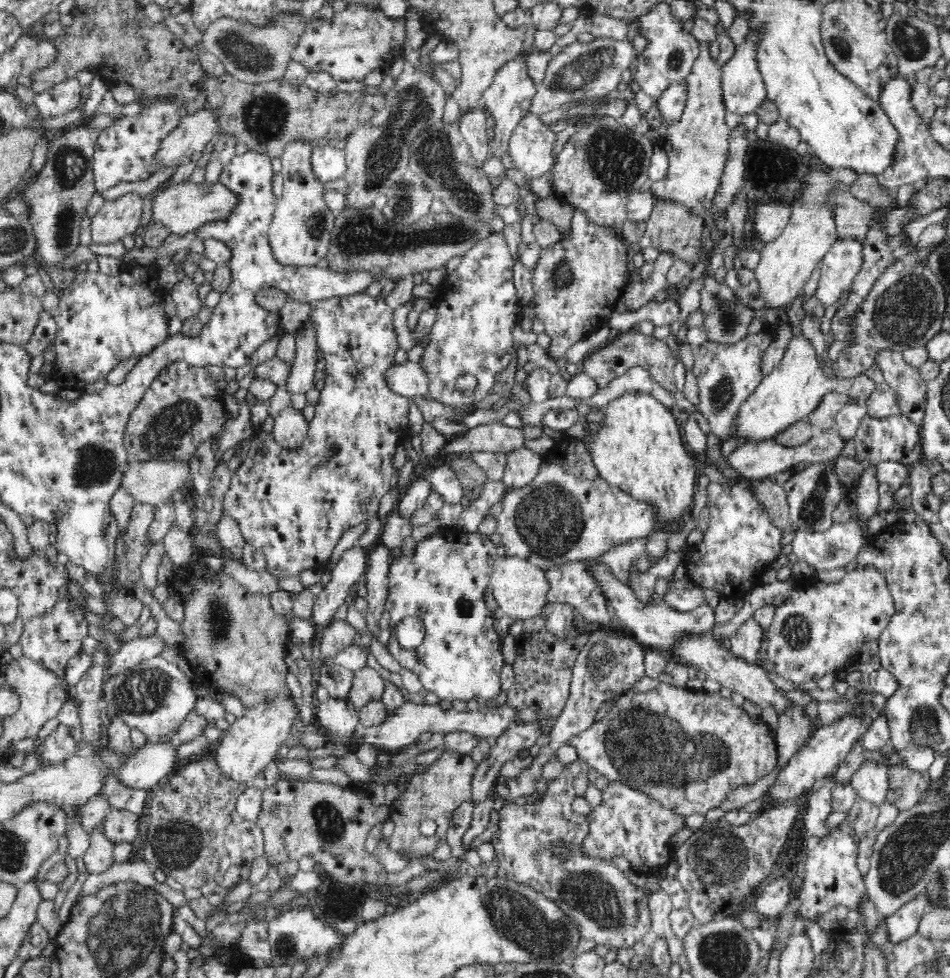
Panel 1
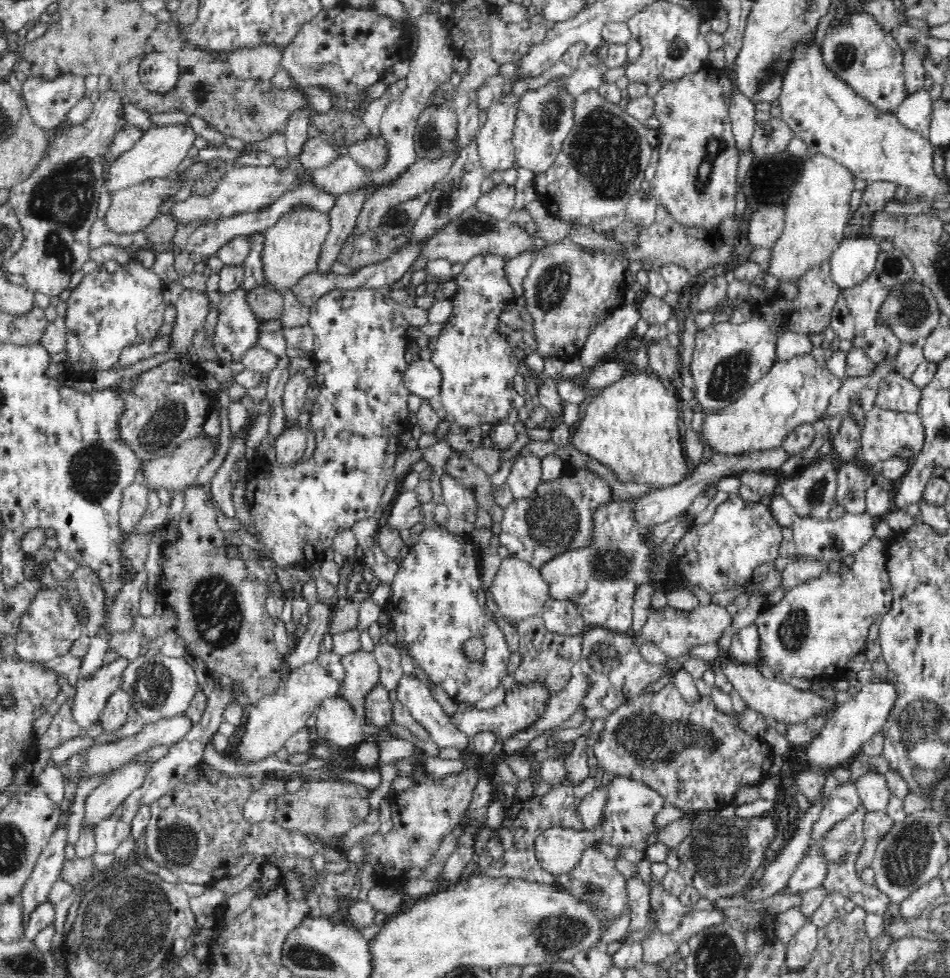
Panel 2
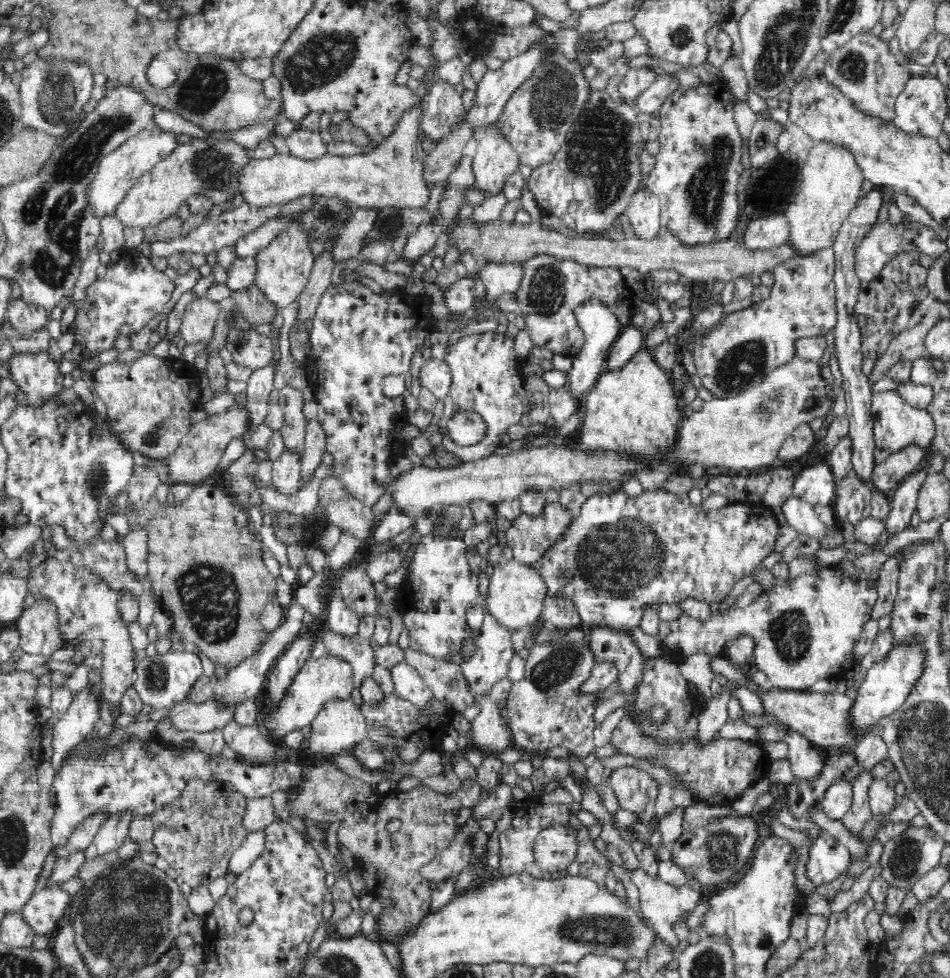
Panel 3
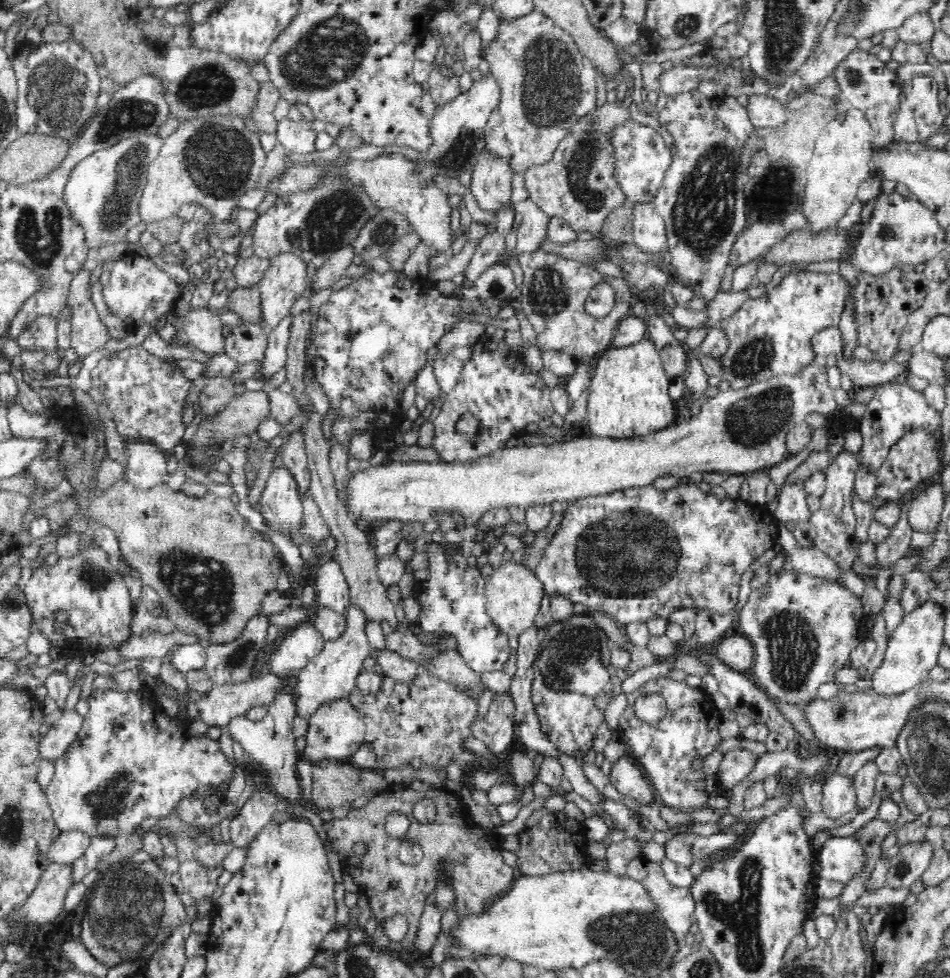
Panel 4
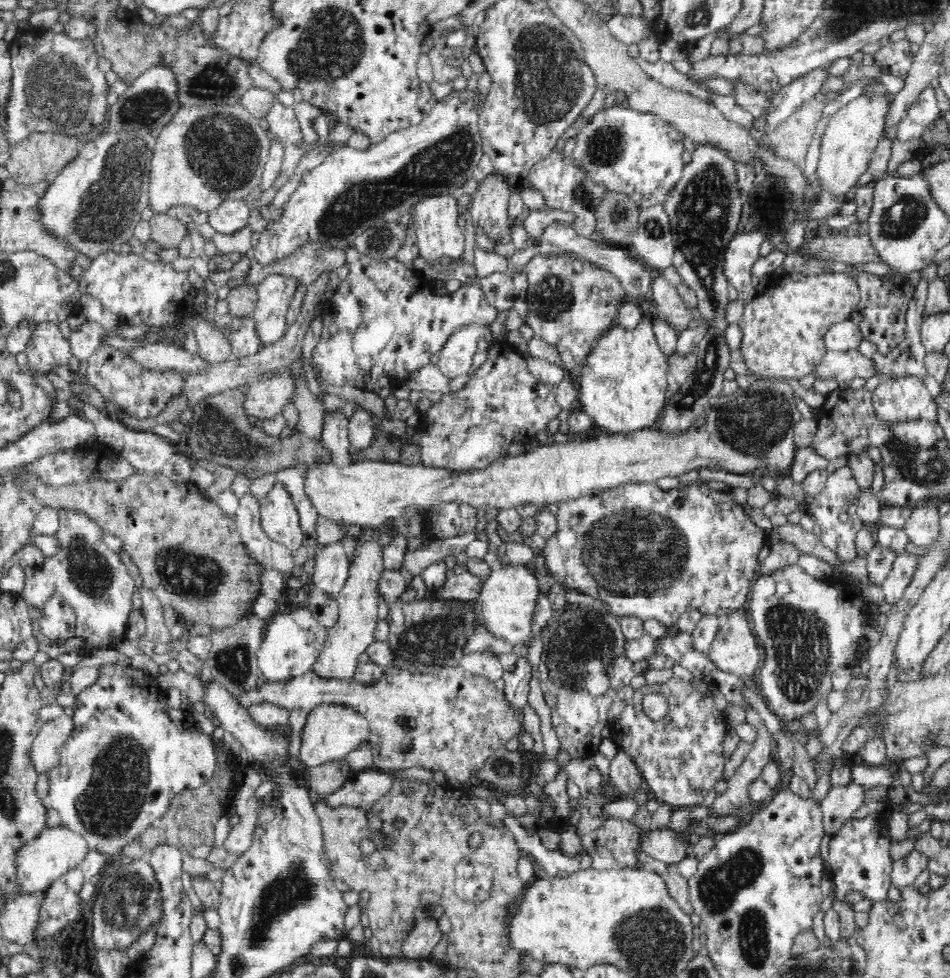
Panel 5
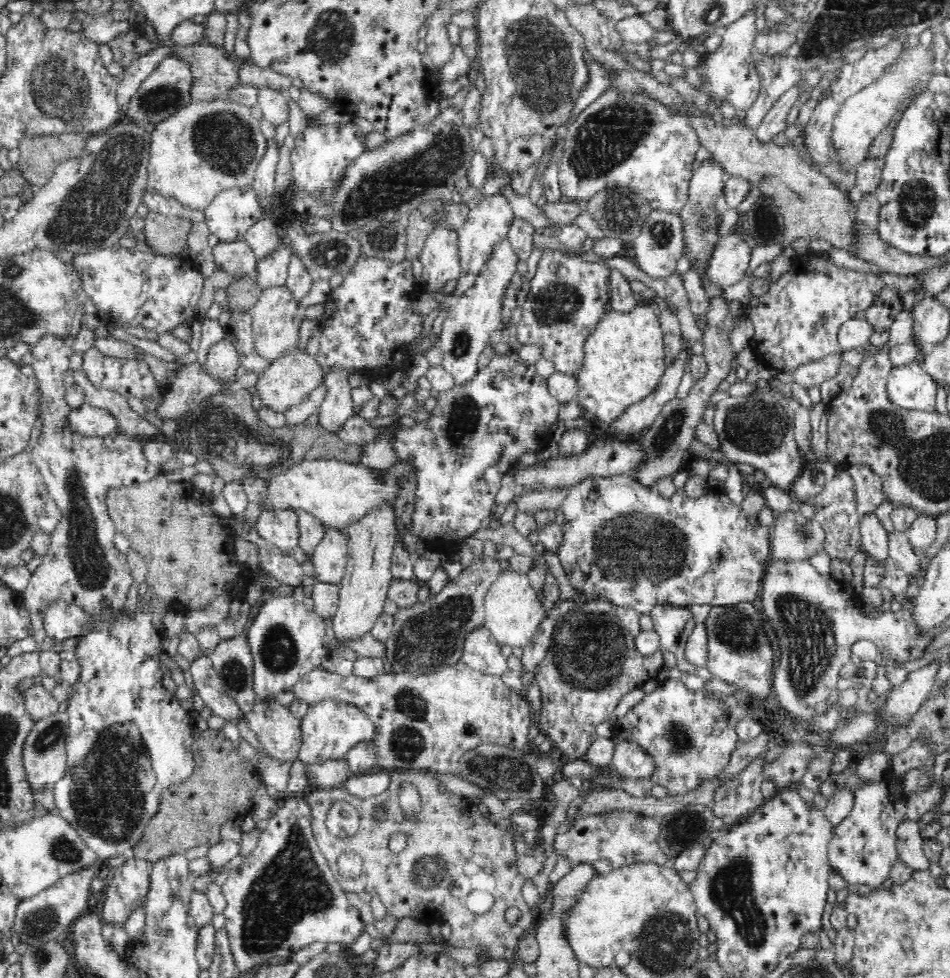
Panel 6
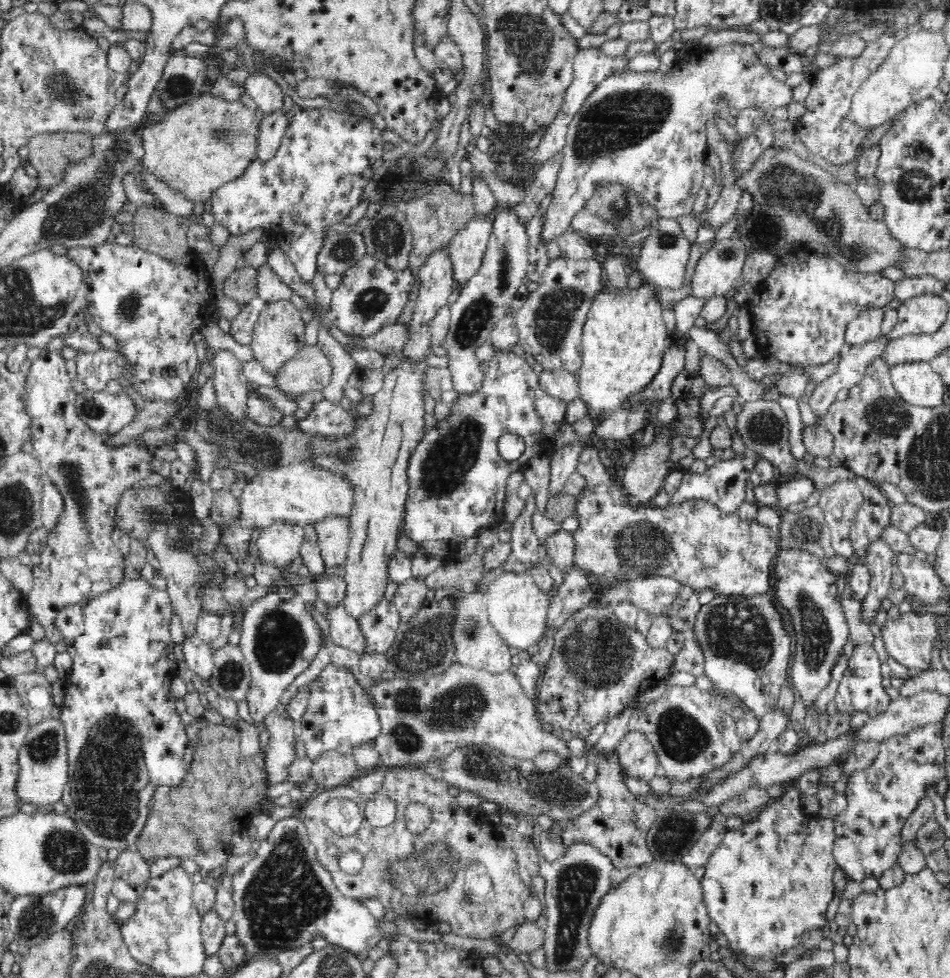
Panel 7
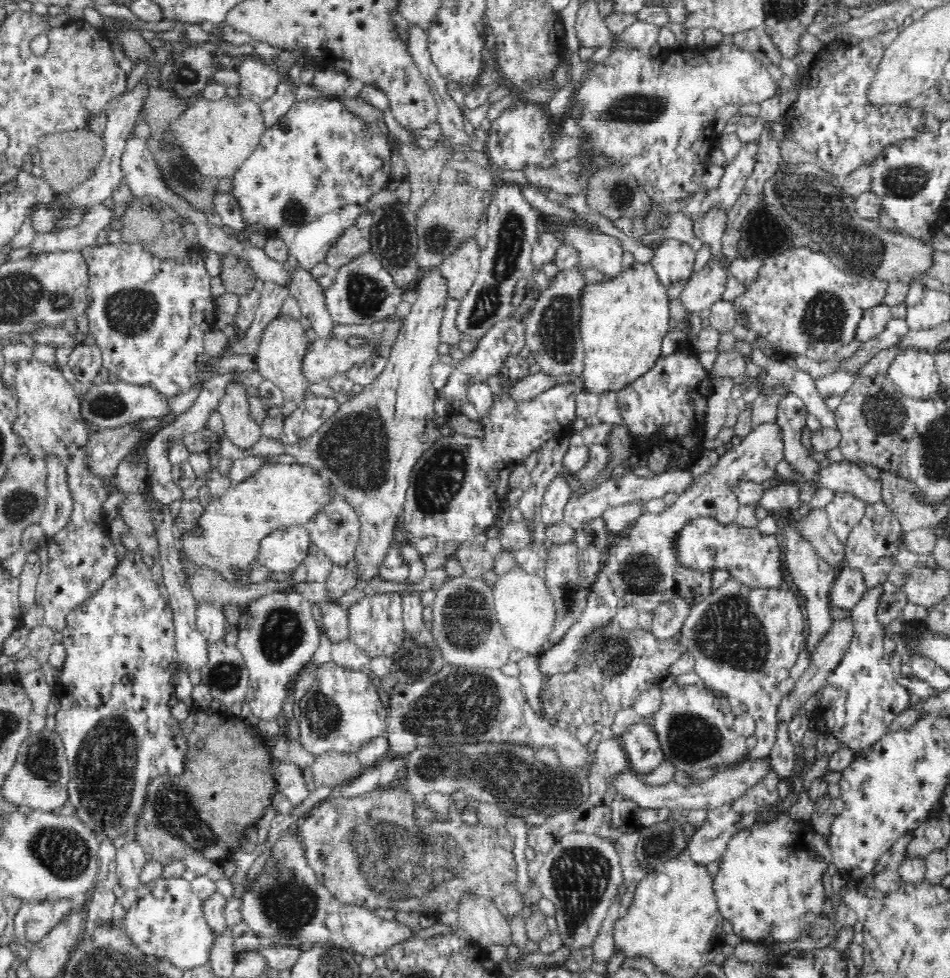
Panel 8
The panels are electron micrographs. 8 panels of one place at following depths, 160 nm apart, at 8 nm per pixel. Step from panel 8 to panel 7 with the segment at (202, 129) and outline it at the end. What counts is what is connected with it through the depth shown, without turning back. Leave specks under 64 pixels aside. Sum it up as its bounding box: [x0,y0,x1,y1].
[138,93,259,203]

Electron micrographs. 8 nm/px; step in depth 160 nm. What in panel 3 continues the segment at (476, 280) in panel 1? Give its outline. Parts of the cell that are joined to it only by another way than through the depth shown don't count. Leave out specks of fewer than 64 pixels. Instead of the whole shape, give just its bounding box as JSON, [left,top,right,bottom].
[438,331,526,462]

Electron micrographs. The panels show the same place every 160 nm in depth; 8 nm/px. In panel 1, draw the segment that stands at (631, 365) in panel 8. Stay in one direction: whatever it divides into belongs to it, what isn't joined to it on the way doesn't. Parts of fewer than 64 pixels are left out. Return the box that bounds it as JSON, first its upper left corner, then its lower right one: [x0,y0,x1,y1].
[584,390,697,526]

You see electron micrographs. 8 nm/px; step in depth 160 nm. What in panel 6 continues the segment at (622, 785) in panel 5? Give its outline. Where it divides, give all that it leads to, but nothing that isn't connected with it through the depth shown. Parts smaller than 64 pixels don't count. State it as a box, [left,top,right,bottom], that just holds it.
[609,739,656,778]

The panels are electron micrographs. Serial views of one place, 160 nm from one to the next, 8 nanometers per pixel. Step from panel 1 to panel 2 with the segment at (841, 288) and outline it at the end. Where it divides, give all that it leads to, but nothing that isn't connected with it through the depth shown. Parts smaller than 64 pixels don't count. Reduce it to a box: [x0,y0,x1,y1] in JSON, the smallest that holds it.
[830,238,879,290]

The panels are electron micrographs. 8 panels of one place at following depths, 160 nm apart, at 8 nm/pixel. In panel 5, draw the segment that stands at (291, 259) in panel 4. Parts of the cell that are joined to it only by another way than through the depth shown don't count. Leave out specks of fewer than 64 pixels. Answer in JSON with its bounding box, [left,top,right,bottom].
[251,271,297,347]

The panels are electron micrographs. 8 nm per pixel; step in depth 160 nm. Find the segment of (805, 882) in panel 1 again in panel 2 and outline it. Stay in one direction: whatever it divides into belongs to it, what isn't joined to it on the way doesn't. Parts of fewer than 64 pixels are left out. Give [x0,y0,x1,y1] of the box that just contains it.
[822,805,892,915]

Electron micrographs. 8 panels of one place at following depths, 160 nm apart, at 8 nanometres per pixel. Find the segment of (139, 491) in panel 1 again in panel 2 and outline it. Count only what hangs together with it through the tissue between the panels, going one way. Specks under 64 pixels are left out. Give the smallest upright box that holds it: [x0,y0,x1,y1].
[139,432,218,495]

